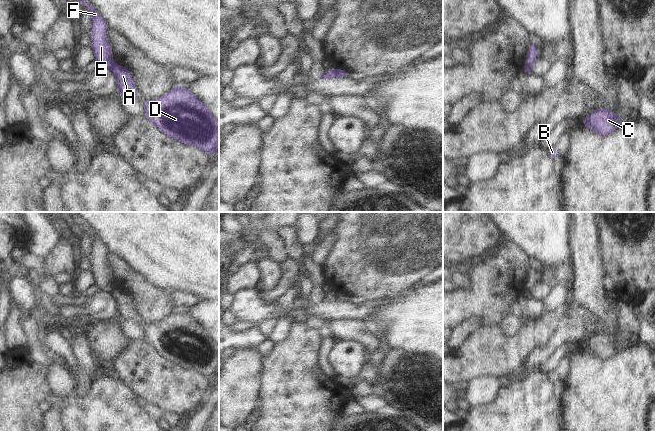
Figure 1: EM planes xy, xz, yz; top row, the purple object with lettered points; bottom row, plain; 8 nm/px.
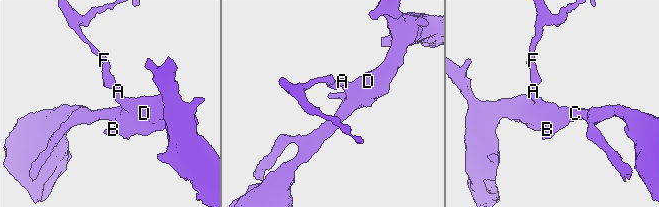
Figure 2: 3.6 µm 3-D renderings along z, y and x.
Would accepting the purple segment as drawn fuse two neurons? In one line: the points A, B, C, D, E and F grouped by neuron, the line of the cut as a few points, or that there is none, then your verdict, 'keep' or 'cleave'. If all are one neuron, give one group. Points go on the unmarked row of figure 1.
A B C D / E F | xz (335, 293), (337, 300) | cleave

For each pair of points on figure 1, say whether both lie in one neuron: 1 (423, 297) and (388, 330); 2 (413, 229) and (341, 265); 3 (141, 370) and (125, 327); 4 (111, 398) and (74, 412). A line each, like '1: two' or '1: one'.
1: one
2: one
3: two
4: one

